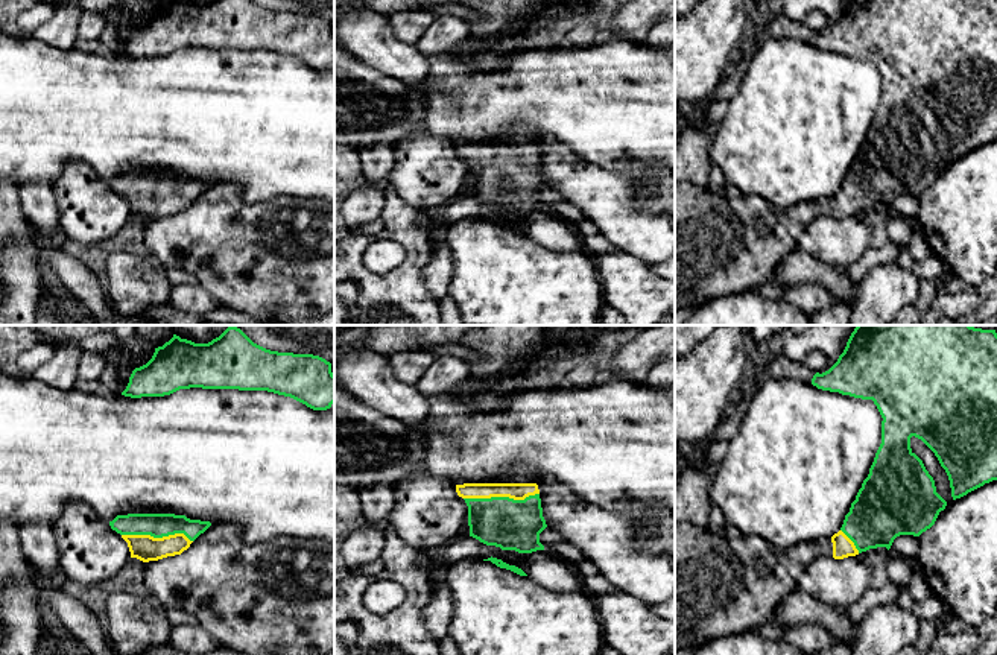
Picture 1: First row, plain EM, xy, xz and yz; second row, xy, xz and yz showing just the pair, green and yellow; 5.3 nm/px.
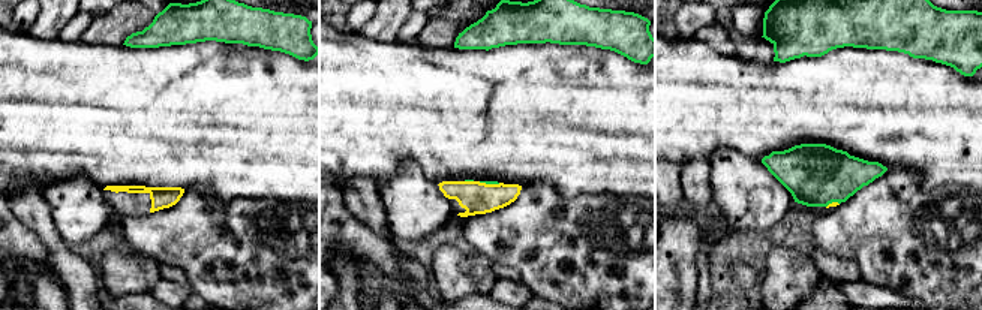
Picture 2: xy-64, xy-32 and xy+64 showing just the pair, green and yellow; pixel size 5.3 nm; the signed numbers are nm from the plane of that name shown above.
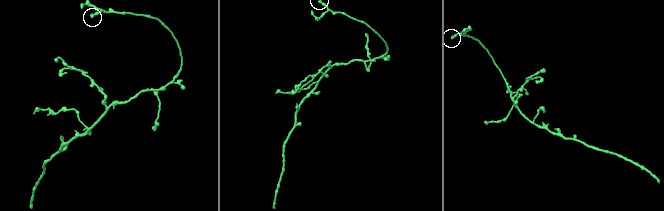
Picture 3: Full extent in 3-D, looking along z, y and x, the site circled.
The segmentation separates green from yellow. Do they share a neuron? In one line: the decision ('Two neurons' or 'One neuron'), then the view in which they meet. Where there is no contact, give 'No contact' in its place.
One neuron. Touches green in xz

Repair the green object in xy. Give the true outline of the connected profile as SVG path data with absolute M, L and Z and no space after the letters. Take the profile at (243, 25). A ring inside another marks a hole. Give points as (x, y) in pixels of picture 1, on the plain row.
M169 0L155 8L152 18L135 27L125 56L164 56L179 49L239 49L267 50L290 56L313 70L327 70L334 62L334 33L331 23L313 14L293 14L266 9L252 0Z

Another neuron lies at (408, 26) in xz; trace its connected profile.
M424 9L400 11L389 15L395 36L407 44L416 44L436 15Z

